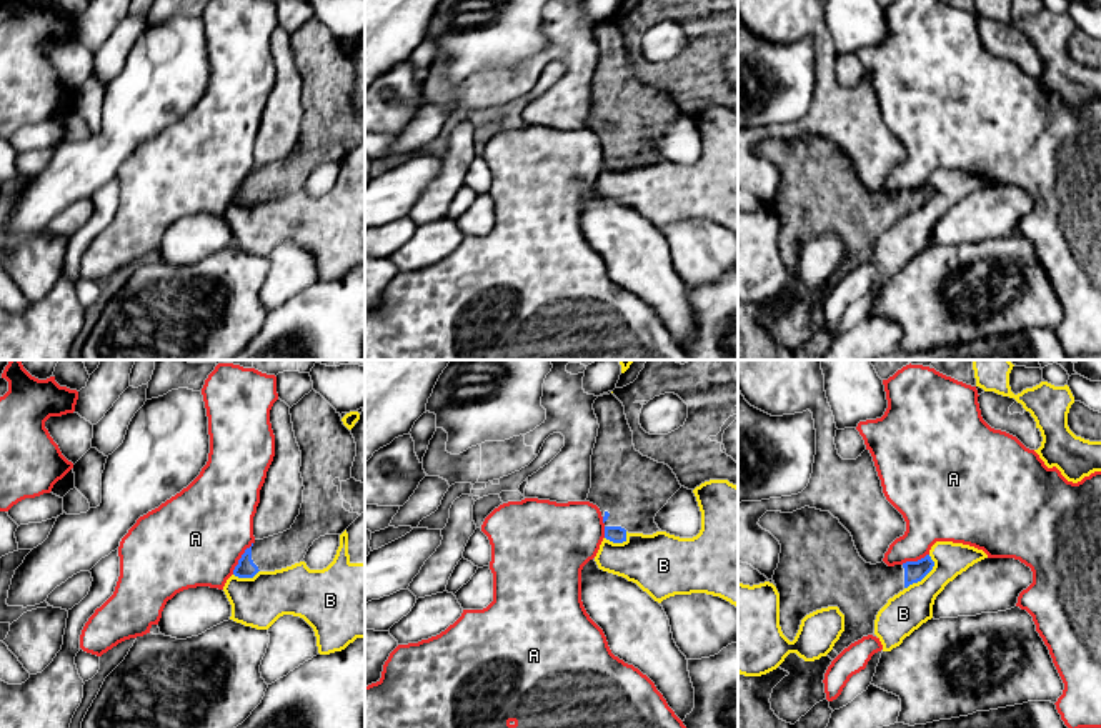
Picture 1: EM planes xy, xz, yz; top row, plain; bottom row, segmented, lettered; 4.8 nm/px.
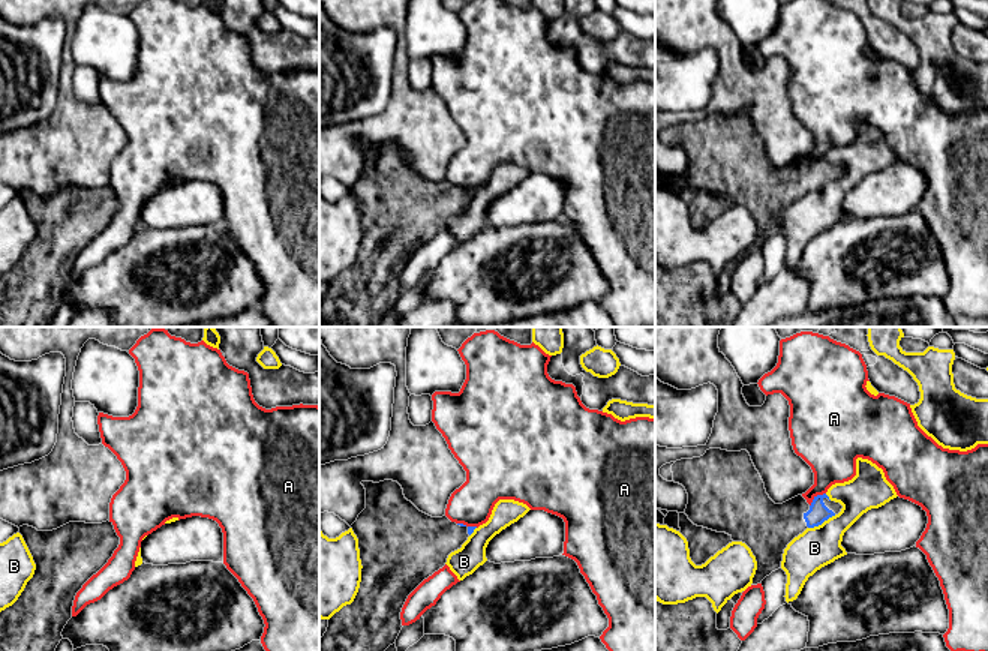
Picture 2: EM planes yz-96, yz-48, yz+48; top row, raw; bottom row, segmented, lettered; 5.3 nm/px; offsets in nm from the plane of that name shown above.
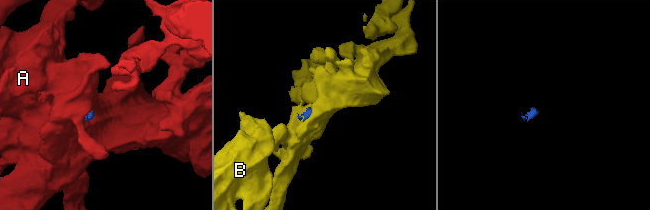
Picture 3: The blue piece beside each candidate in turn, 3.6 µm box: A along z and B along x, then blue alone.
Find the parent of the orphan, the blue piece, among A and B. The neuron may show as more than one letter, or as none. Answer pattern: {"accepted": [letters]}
{"accepted": []}

